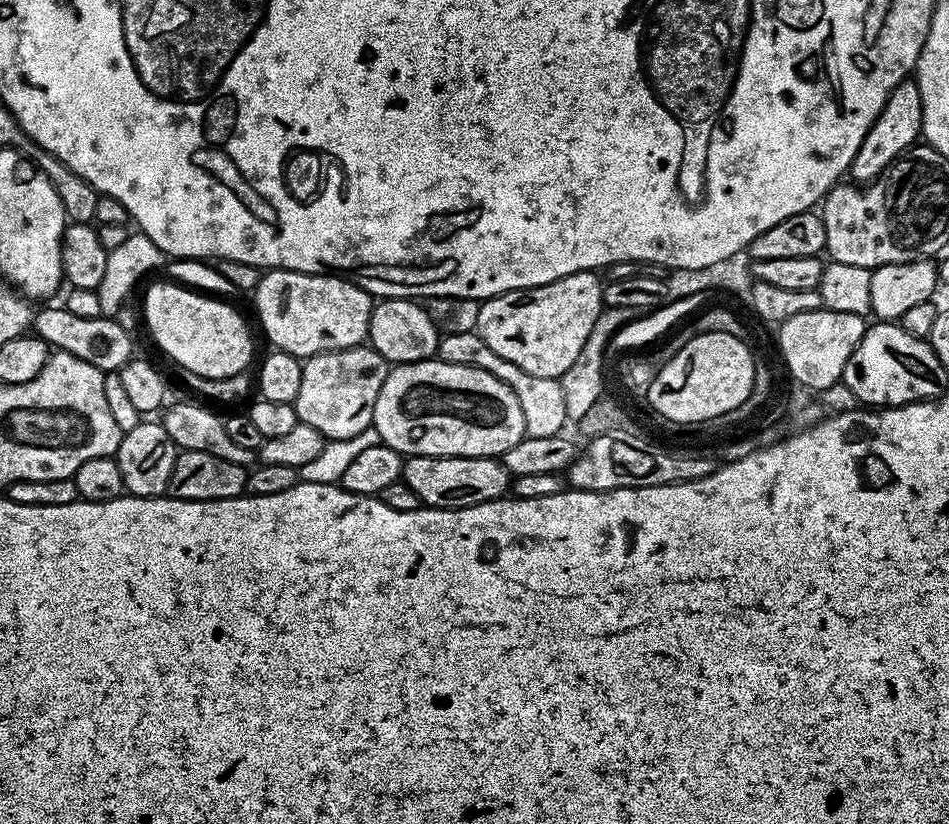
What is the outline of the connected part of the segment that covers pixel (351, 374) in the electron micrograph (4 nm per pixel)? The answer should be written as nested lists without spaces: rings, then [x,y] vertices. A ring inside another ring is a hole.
[[[361,346],[309,356],[303,361],[303,365],[302,386],[298,386],[298,398],[295,402],[296,419],[299,423],[314,426],[314,430],[324,435],[325,441],[354,438],[354,434],[362,434],[362,430],[373,427],[374,402],[378,402],[382,382],[386,382],[390,371],[390,365],[382,358],[382,354],[378,354],[370,346]]]

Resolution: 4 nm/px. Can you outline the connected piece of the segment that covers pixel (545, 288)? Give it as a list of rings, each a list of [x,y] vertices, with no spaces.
[[[595,271],[575,272],[537,288],[519,288],[483,301],[476,331],[494,354],[502,354],[506,362],[514,362],[526,374],[559,378],[582,354],[582,346],[605,307],[601,277]]]

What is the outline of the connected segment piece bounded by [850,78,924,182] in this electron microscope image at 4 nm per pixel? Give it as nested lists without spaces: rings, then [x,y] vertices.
[[[915,79],[903,80],[898,86],[894,86],[890,98],[886,98],[886,106],[882,106],[866,138],[862,138],[862,146],[858,146],[858,154],[854,154],[852,159],[851,179],[856,182],[871,182],[881,176],[902,153],[921,139],[923,126],[920,87],[916,85]]]

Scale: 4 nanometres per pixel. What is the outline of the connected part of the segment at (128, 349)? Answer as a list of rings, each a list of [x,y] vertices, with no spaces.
[[[44,306],[33,315],[33,331],[49,344],[49,347],[61,352],[74,354],[83,361],[90,362],[100,371],[110,374],[119,371],[122,365],[133,359],[131,333],[122,329],[120,322],[113,317],[83,318],[71,314],[67,308]]]

